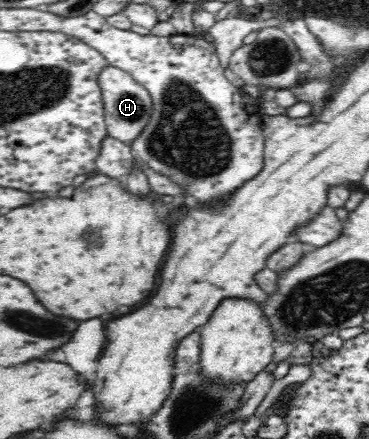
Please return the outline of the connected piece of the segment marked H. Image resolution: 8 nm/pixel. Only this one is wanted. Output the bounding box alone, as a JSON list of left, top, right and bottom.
[97,63,152,144]

